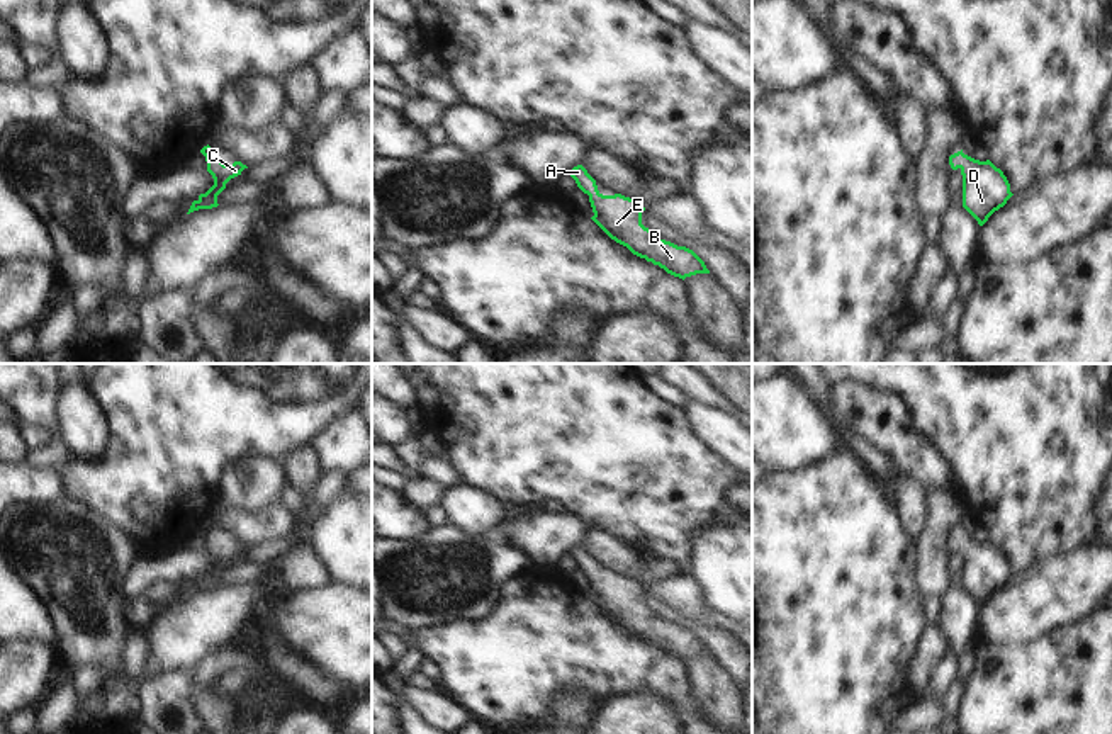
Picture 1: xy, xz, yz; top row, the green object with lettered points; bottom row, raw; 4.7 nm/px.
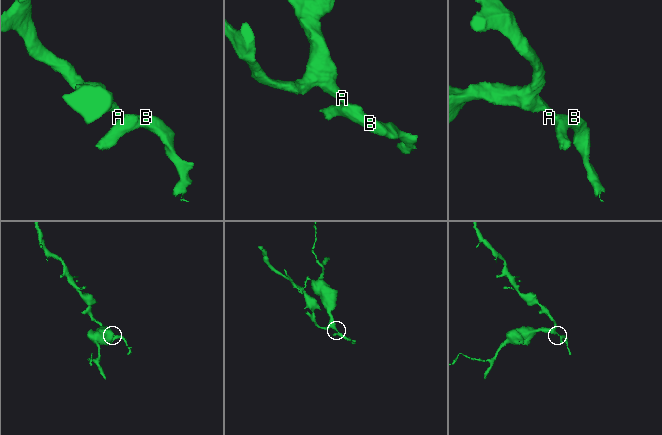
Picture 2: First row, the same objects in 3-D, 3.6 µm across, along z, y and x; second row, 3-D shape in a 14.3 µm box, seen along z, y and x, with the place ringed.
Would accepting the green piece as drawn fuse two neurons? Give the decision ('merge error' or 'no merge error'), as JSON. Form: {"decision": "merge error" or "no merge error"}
{"decision": "no merge error"}

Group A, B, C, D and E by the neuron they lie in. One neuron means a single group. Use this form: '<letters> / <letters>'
A B C D E

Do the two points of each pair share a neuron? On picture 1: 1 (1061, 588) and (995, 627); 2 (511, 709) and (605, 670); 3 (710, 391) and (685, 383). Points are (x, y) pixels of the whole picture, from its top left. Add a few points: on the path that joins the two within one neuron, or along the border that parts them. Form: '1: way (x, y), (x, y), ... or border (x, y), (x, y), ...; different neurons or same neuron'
1: way (1044, 598), (1012, 615); same neuron
2: way (535, 685), (550, 670), (581, 670); same neuron
3: way (703, 391), (691, 383); same neuron

